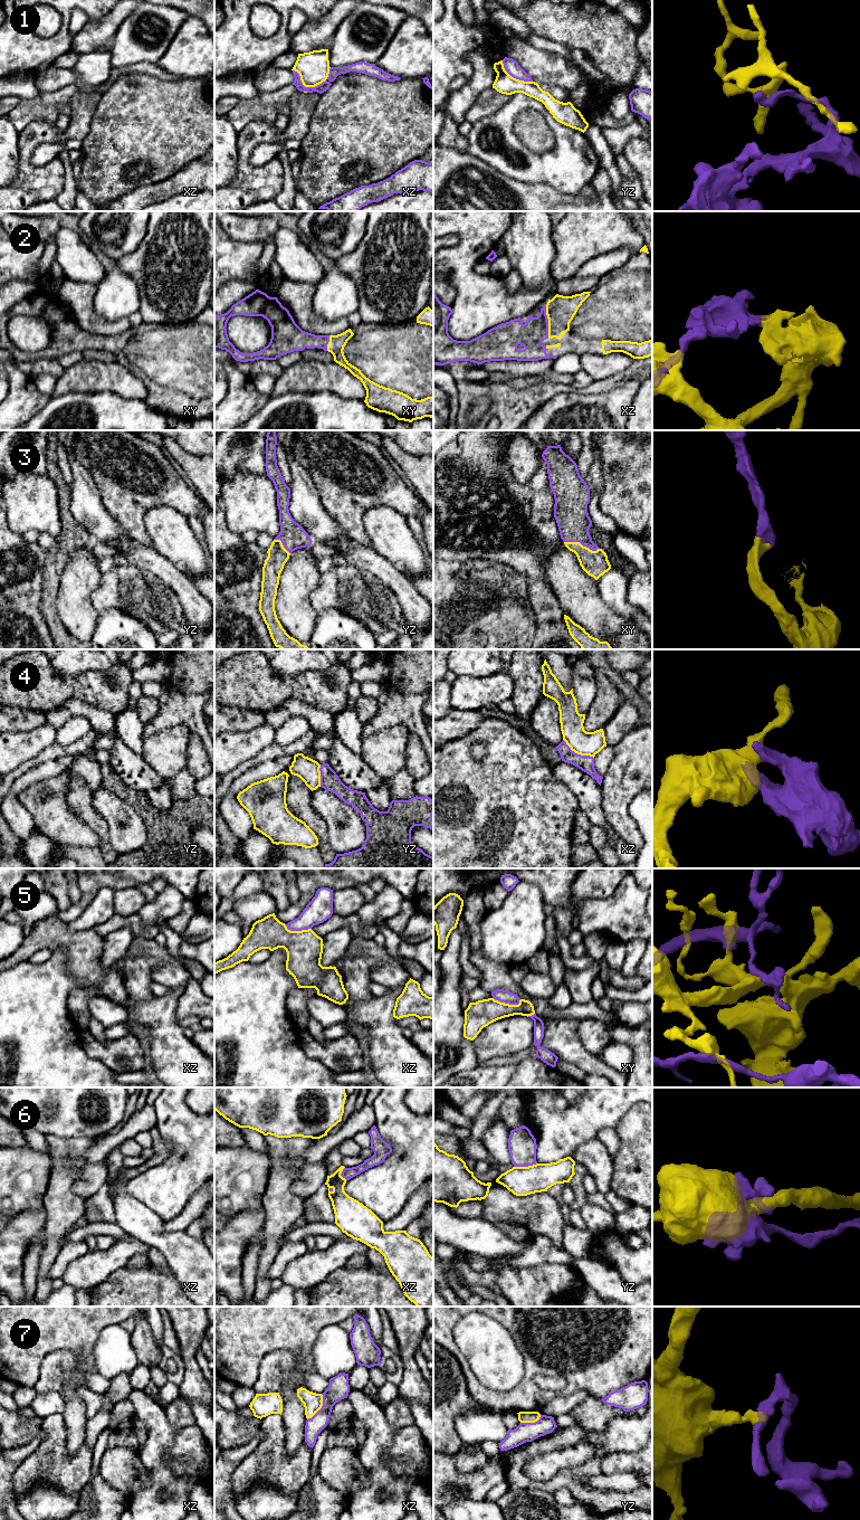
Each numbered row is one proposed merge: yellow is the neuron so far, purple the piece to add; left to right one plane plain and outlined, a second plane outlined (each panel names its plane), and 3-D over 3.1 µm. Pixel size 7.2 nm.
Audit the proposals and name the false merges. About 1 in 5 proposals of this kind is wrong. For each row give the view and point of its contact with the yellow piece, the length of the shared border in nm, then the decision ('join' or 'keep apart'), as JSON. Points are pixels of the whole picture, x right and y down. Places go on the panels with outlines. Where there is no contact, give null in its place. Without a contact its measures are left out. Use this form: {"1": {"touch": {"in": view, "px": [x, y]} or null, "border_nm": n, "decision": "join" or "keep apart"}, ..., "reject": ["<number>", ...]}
{"1": {"touch": {"in": "xz", "px": [312, 86]}, "border_nm": 280, "decision": "keep apart"}, "2": {"touch": {"in": "xz", "px": [548, 322]}, "border_nm": 240, "decision": "join"}, "3": {"touch": {"in": "xy", "px": [581, 544]}, "border_nm": 260, "decision": "join"}, "4": {"touch": {"in": "xz", "px": [577, 753]}, "border_nm": 260, "decision": "keep apart"}, "5": {"touch": {"in": "xy", "px": [507, 1004]}, "border_nm": 200, "decision": "keep apart"}, "6": {"touch": {"in": "yz", "px": [525, 1167]}, "border_nm": 170, "decision": "keep apart"}, "7": {"touch": {"in": "xz", "px": [321, 1407]}, "border_nm": 220, "decision": "keep apart"}, "reject": ["1", "4", "5", "6", "7"]}

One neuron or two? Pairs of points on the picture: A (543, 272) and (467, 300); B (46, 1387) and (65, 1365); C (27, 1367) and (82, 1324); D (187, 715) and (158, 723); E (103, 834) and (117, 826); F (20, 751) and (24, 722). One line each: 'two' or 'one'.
A: two
B: one
C: one
D: one
E: two
F: two

